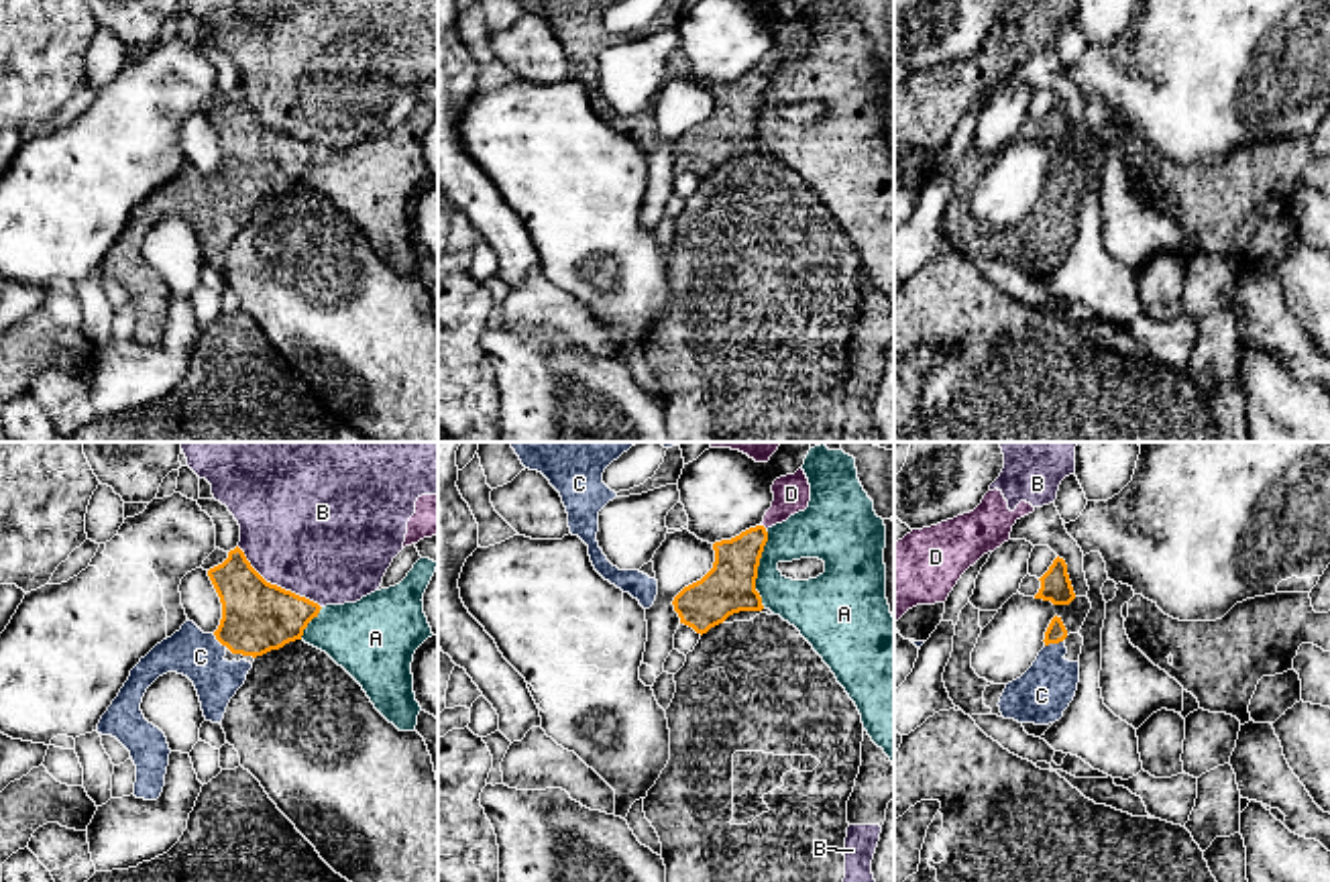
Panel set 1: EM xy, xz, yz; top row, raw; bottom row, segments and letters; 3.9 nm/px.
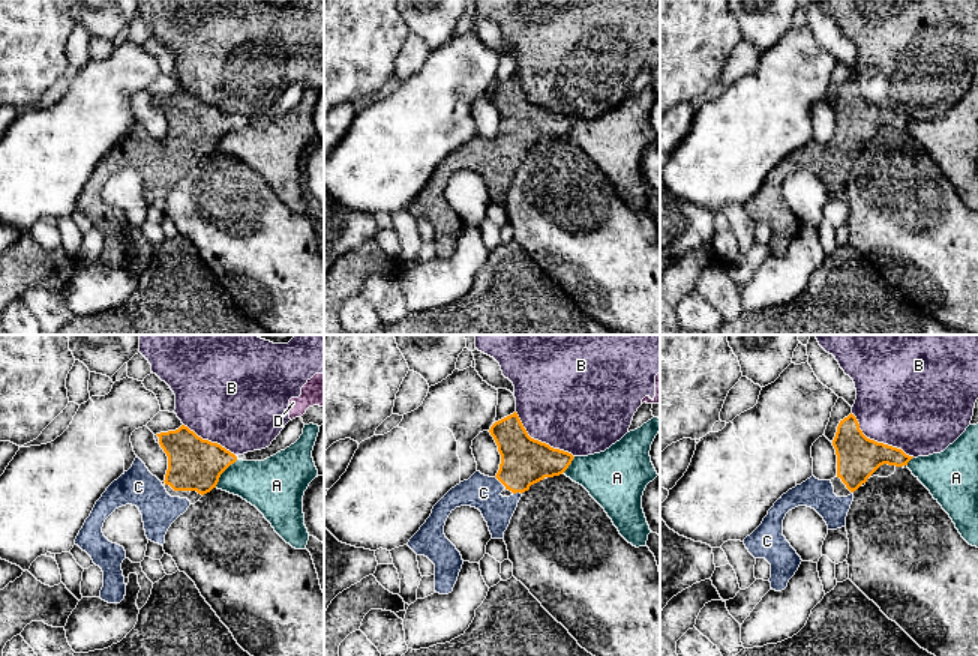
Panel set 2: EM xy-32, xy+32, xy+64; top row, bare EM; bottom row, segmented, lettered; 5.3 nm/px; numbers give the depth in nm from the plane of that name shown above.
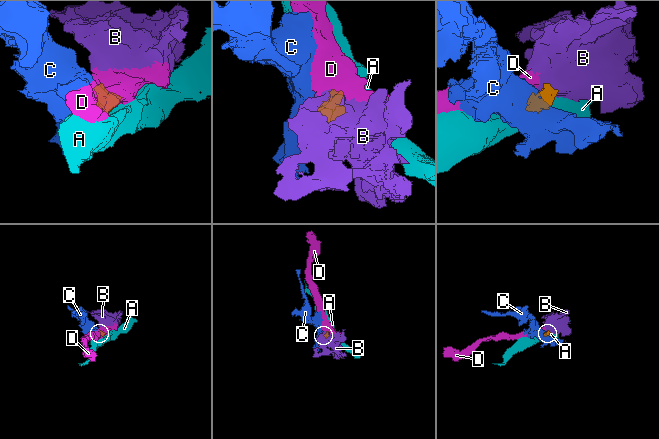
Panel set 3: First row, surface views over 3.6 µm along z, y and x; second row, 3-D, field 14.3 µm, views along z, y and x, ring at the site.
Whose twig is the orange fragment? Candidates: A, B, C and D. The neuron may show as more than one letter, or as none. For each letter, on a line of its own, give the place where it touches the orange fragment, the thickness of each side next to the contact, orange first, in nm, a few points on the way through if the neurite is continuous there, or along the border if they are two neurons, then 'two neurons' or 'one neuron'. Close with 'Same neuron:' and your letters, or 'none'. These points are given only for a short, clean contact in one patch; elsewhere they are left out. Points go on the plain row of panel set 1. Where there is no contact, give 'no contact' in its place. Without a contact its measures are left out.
A: meets orange in xz at (756, 113); 200 nm thick on the orange side, 200 nm on the other; border along xz (766, 74), (756, 123), (762, 151); two neurons
B: meets orange in xy at (275, 129); 280 nm thick on the orange side, 500 nm on the other; border along xy (237, 90), (267, 125), (304, 139), (320, 151); two neurons
C: meets orange in yz at (1054, 186); 80 nm thick on the orange side, 220 nm on the other; one neuron
D: no contact; two neurons
Same neuron: C

